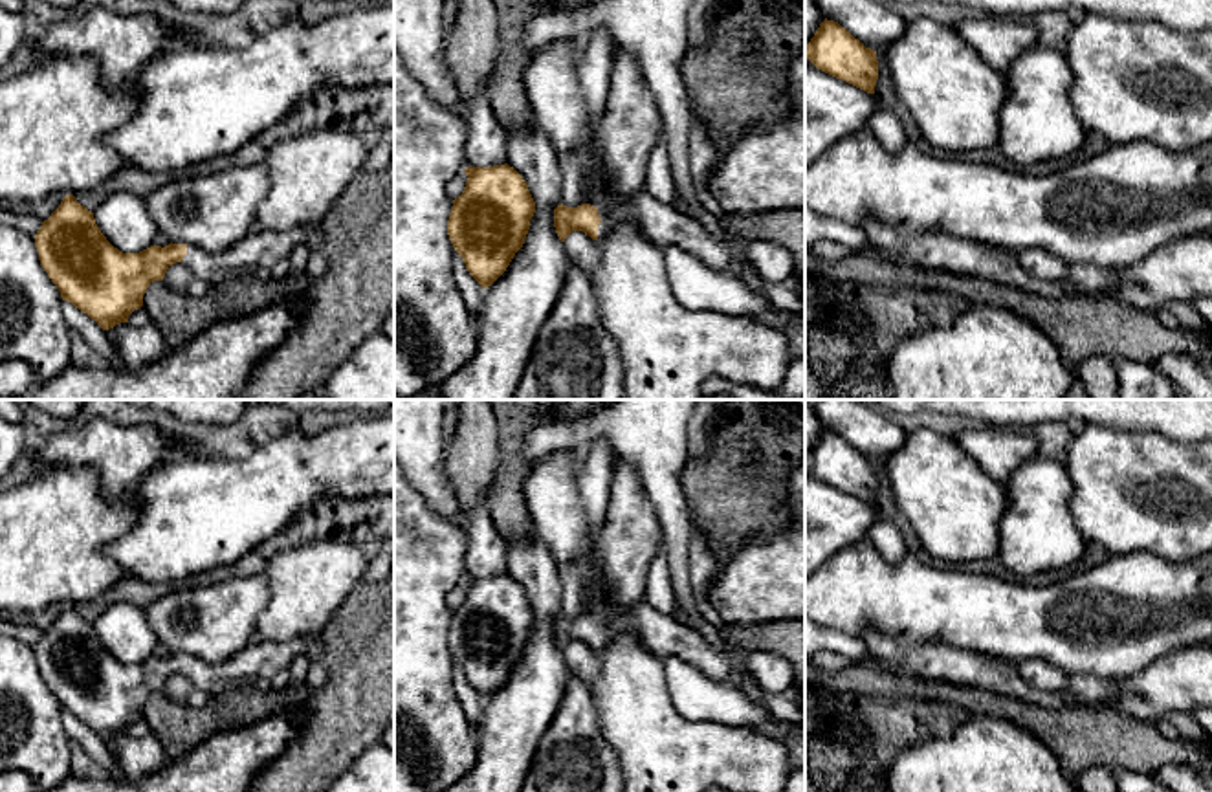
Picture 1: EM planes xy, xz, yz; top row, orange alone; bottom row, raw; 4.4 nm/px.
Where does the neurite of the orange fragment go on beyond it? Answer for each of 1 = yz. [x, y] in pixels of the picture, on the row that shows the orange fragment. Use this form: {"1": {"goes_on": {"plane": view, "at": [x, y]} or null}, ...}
{"1": {"goes_on": null}}

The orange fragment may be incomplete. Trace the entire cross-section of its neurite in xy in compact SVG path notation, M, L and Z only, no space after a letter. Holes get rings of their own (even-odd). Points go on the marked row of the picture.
M68 194L42 222L35 248L62 301L72 302L103 330L110 330L128 323L128 315L143 306L147 288L163 280L176 262L213 286L235 275L253 275L259 268L270 270L319 229L319 222L290 231L255 227L224 251L171 242L165 248L154 244L139 253L123 253L101 233L94 213Z

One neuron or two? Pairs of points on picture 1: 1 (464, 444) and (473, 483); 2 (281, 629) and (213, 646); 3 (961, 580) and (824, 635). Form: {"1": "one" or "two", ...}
{"1": "one", "2": "two", "3": "two"}

